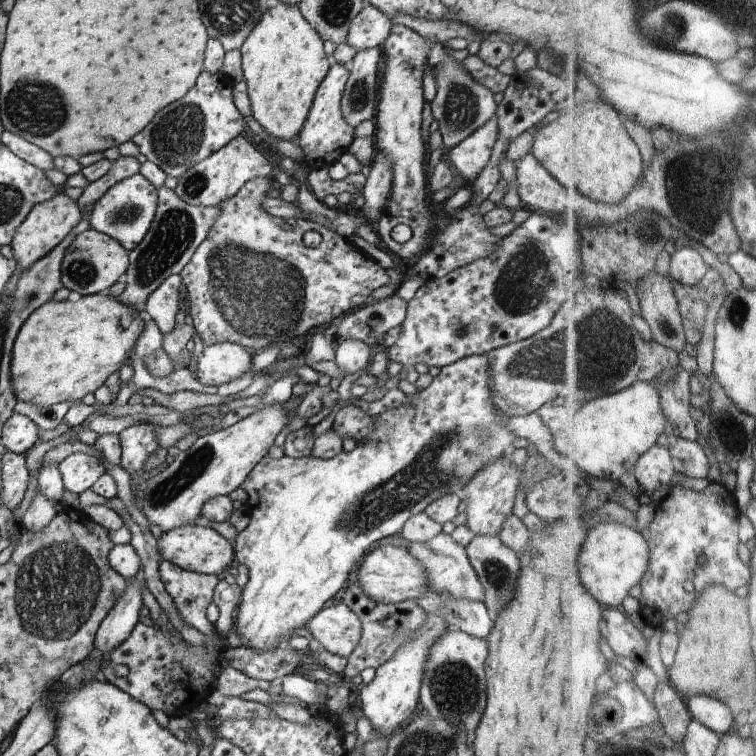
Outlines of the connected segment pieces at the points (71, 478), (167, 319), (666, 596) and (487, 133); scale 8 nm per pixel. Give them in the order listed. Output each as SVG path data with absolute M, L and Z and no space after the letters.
M75 452L59 464L65 490L82 494L106 473L104 462L94 456Z
M172 274L147 298L144 315L154 320L163 334L170 332L176 324L174 318L180 310L180 286L182 277Z
M712 482L703 491L678 485L670 494L658 499L654 520L642 530L652 546L652 566L637 592L642 605L639 616L642 622L661 628L667 620L680 620L678 616L684 612L683 622L696 608L698 596L716 584L726 584L732 590L740 590L742 586L749 587L753 581L754 567L740 558L740 518L742 514L737 495L724 483Z
M494 115L484 126L480 126L476 132L448 152L449 159L455 166L455 172L467 184L475 181L486 168L496 138L498 138L498 124Z

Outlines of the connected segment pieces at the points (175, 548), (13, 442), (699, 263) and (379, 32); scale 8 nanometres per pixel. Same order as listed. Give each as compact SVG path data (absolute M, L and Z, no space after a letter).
M188 523L178 528L172 528L172 530L162 533L157 540L157 547L164 561L200 574L214 574L221 578L232 565L235 565L233 543L208 526Z
M14 412L2 427L1 443L9 451L25 455L34 444L40 442L38 436L40 436L38 425L25 415Z
M684 247L673 254L672 260L668 261L667 268L678 282L696 286L706 278L711 266L706 262L700 250Z
M365 3L362 10L354 17L346 36L346 43L358 51L381 47L388 38L393 22L370 3Z

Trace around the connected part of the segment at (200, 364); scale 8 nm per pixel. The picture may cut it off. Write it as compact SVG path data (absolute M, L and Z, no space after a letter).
M223 342L205 346L202 354L196 357L194 378L208 386L220 386L248 371L252 371L253 358L238 343Z

